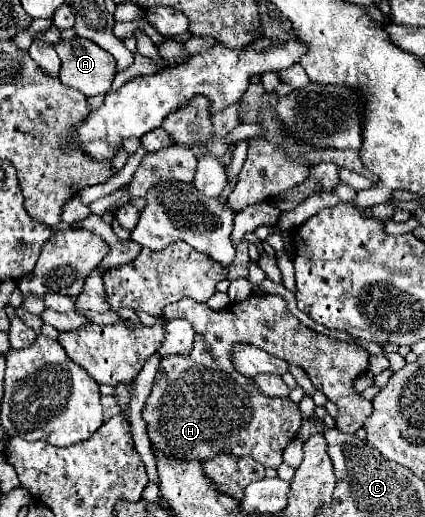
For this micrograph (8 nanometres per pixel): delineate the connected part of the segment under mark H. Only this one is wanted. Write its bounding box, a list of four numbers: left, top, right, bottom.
[142,294,372,468]

